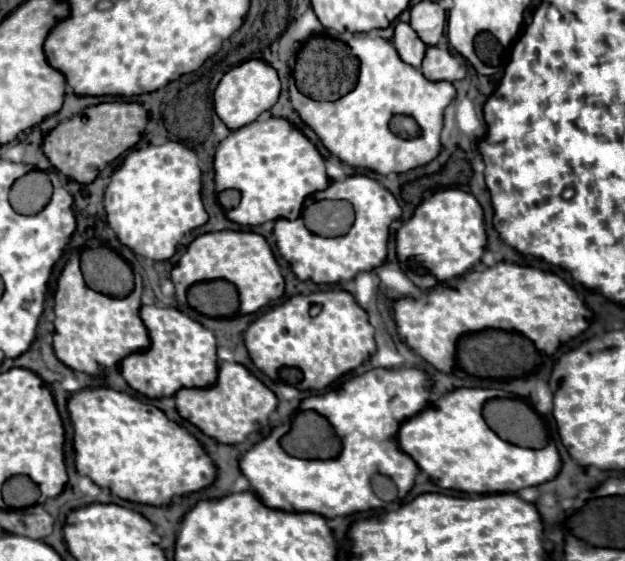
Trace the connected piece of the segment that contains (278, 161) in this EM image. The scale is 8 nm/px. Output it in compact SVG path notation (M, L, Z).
M264 116L262 122L256 120L230 132L230 136L216 148L214 170L216 192L228 188L242 192L238 208L228 212L228 218L240 226L260 226L278 218L296 220L302 212L304 200L330 184L318 148L286 118L278 116Z

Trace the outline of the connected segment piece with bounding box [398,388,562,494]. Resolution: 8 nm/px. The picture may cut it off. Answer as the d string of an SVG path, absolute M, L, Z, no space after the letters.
M458 388L404 422L398 432L400 446L416 460L422 472L430 474L432 480L446 490L474 494L518 492L554 480L562 468L560 452L554 444L542 450L514 446L500 440L482 418L482 406L490 398L507 397L514 394L496 388Z

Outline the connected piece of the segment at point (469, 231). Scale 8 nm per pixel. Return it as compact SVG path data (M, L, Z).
M448 188L426 198L414 212L414 216L396 232L396 252L402 266L408 266L410 258L422 262L422 266L438 280L452 282L466 274L476 264L486 248L484 212L478 200L462 190Z

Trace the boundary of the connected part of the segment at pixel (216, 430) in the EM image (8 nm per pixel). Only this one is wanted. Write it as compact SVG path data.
M220 362L216 386L208 388L182 388L176 394L176 408L182 418L198 426L204 434L222 444L240 444L248 434L268 424L270 414L276 410L276 394L262 384L246 366L236 362Z

